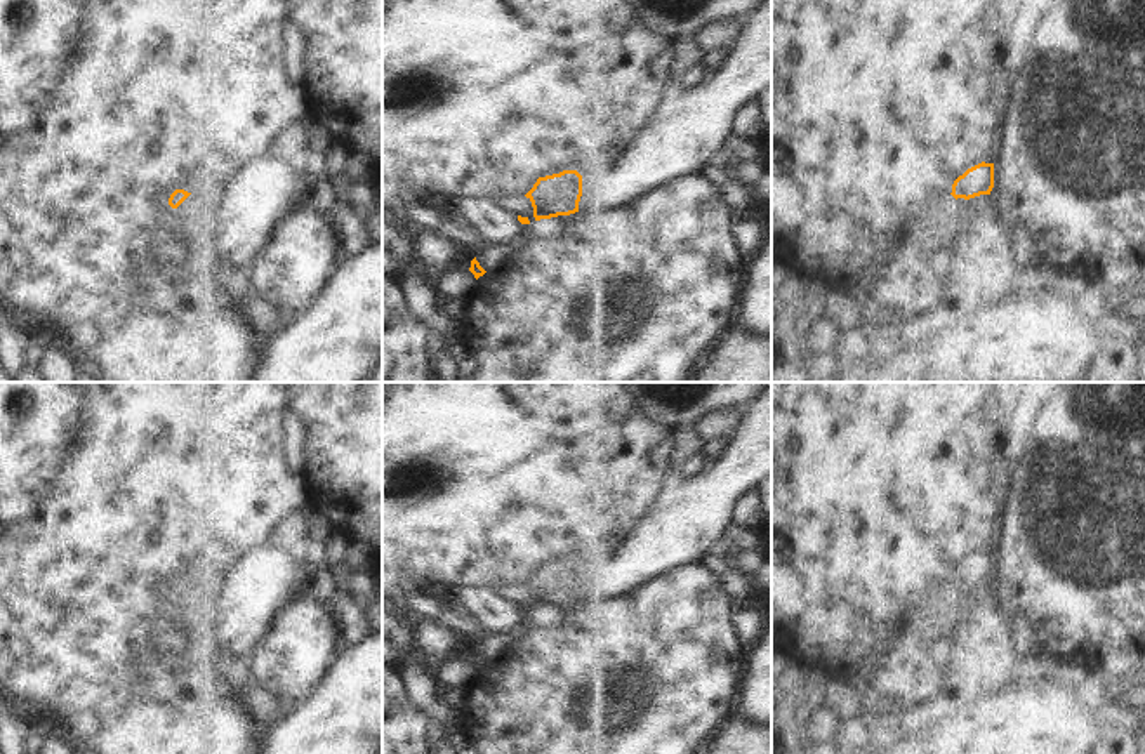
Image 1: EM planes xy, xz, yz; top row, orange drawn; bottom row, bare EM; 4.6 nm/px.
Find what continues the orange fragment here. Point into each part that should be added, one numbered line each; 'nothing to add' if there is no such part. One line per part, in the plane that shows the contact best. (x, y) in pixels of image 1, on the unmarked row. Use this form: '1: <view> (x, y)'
1: xy (188, 605)

